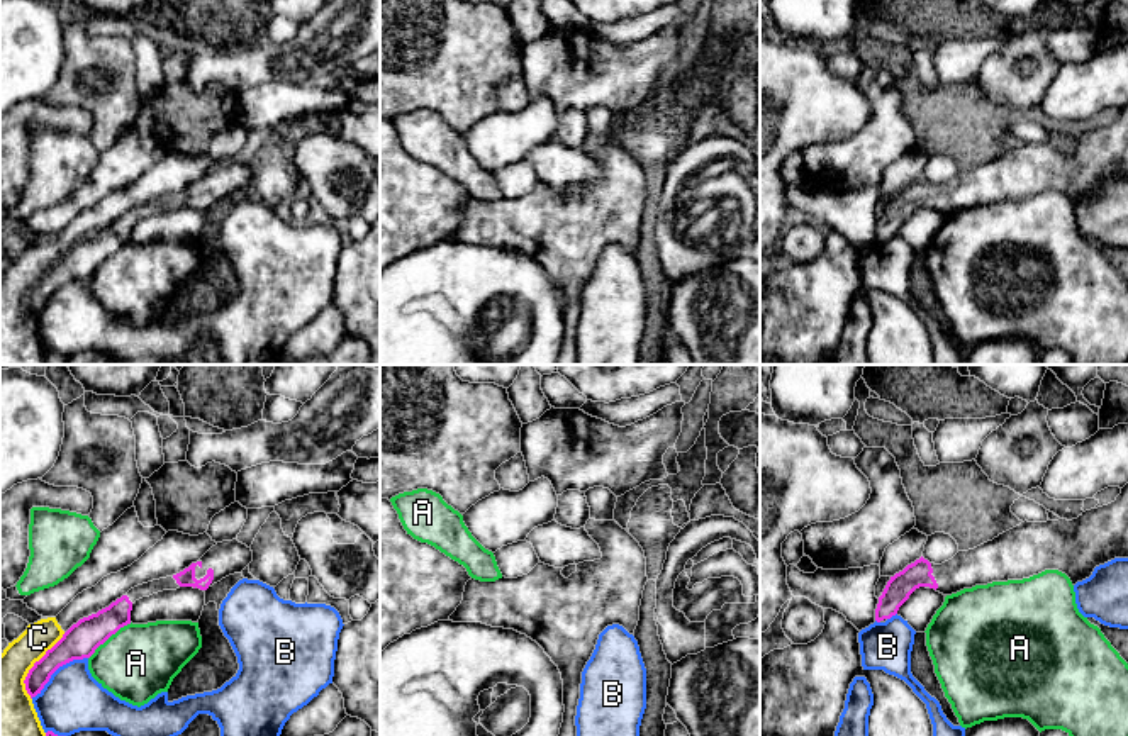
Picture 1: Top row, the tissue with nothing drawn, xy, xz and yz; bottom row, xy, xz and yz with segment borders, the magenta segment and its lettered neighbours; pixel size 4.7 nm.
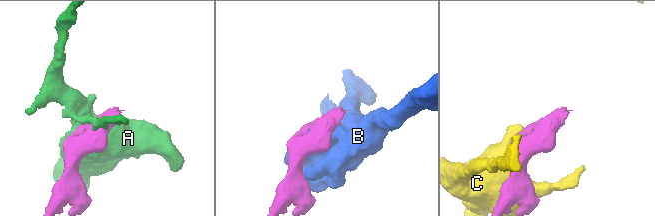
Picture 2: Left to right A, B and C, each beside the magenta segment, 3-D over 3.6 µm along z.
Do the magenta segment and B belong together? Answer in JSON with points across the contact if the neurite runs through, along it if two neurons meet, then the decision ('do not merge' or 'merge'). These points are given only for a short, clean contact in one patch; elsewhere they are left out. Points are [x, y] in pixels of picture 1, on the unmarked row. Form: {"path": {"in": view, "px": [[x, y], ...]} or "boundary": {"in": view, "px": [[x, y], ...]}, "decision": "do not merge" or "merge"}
{"decision": "do not merge"}

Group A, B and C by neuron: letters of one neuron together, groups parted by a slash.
A / B / C

